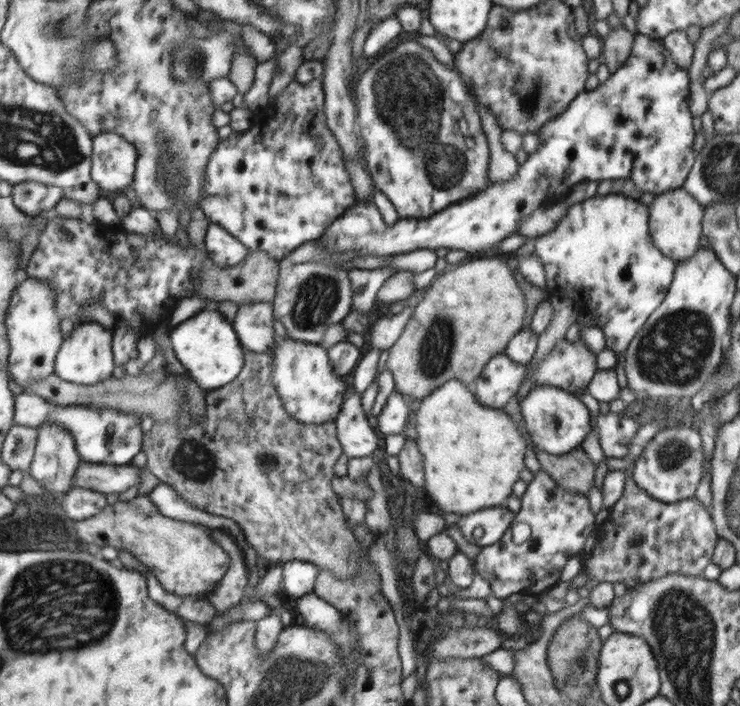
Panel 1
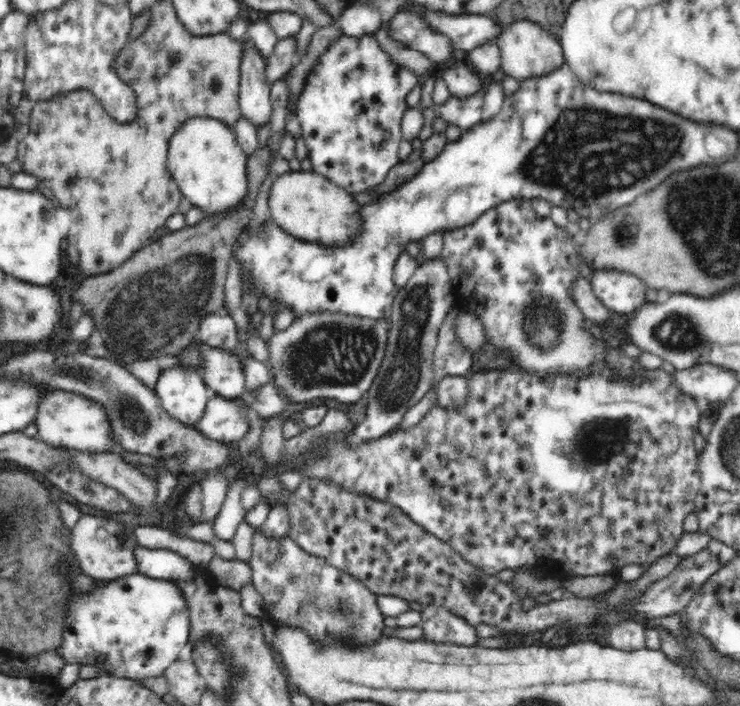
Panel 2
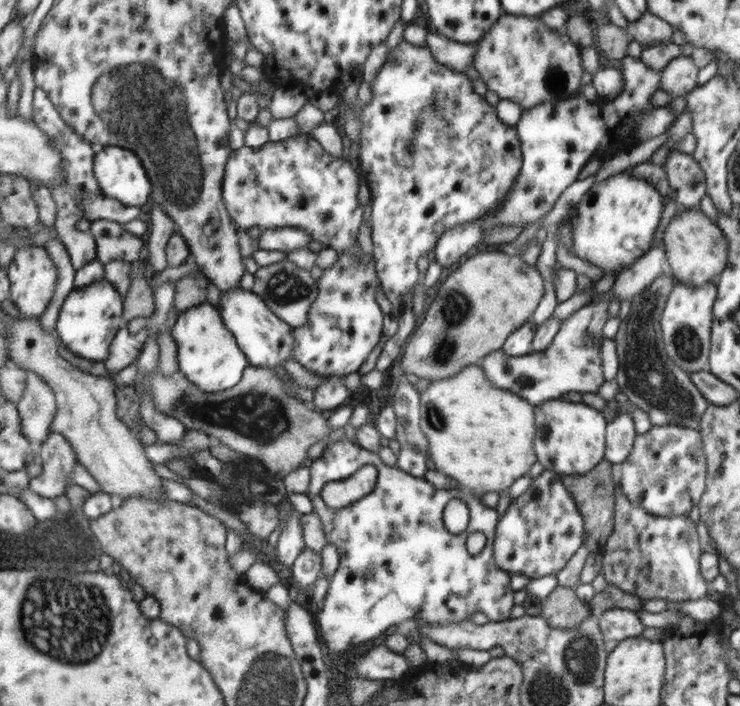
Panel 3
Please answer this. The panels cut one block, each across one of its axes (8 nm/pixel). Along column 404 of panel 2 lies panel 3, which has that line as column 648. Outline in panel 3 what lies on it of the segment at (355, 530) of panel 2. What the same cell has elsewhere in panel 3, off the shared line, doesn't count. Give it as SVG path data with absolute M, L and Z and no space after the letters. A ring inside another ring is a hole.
M613 466L613 482L617 484L616 488L616 520L613 521L613 532L609 535L609 542L605 544L600 552L602 560L602 572L607 585L631 594L643 601L650 599L664 599L667 602L681 603L683 601L695 601L697 598L707 592L705 588L704 577L701 576L700 566L697 566L697 560L700 560L701 548L697 542L695 526L689 522L687 516L661 517L649 514L644 506L632 504L625 497L624 490L619 485L620 472L619 466Z

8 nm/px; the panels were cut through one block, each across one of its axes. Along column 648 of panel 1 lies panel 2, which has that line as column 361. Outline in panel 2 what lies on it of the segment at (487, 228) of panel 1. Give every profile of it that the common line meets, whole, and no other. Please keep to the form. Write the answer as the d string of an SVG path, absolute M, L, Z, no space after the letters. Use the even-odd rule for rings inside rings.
M342 36L338 41L335 41L324 54L318 56L318 63L310 68L310 72L308 72L308 76L306 76L303 88L299 94L296 109L294 110L294 114L300 122L301 135L304 138L307 149L306 158L309 158L312 170L315 173L325 176L339 187L344 187L352 195L374 190L375 186L382 184L382 181L388 176L390 169L400 162L398 158L398 145L403 138L400 122L404 112L409 109L406 105L406 95L412 88L414 88L414 86L416 86L416 84L418 84L418 77L412 73L412 71L406 69L406 67L394 64L394 62L390 60L390 57L388 57L388 54L382 51L375 36L358 38Z

